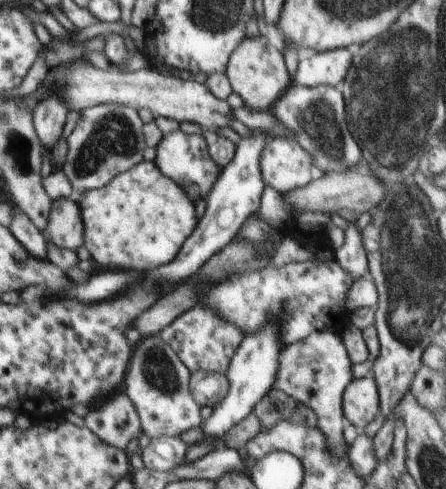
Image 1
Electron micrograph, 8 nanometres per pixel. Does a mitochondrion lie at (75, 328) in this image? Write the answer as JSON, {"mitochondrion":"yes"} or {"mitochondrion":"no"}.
{"mitochondrion":"no"}

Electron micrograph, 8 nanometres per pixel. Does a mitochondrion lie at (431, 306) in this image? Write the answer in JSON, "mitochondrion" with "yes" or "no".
{"mitochondrion":"yes"}

